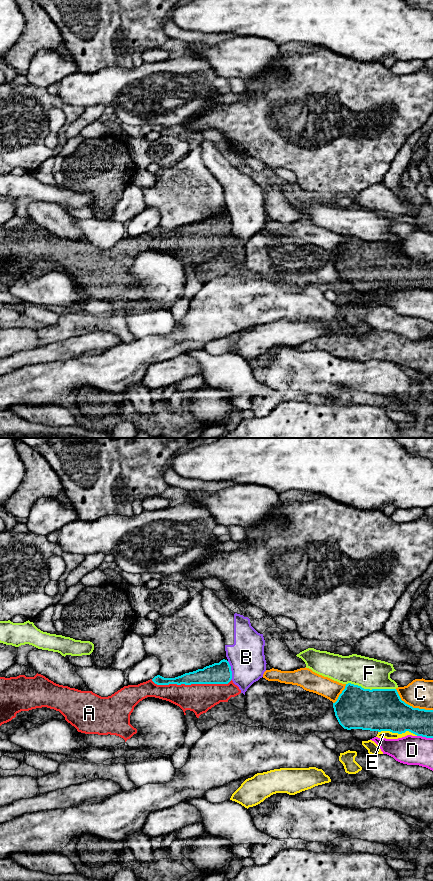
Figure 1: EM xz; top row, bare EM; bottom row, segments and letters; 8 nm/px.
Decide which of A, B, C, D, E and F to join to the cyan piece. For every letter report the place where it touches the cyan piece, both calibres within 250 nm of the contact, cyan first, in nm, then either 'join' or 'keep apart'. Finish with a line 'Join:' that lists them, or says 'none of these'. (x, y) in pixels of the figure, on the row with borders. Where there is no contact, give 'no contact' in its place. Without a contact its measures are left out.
A: xz (191, 683) | 180/240 nm | join
B: xz (230, 670) | 180/300 nm | keep apart
C: xz (411, 706) | 340/220 nm | keep apart
D: xz (425, 736) | 240/240 nm | keep apart
E: xz (398, 733) | 340/60 nm | keep apart
F: xz (372, 689) | 340/260 nm | keep apart
Join: A

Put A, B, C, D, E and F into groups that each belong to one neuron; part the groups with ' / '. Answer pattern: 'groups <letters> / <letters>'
groups A / B / C / D / E / F

